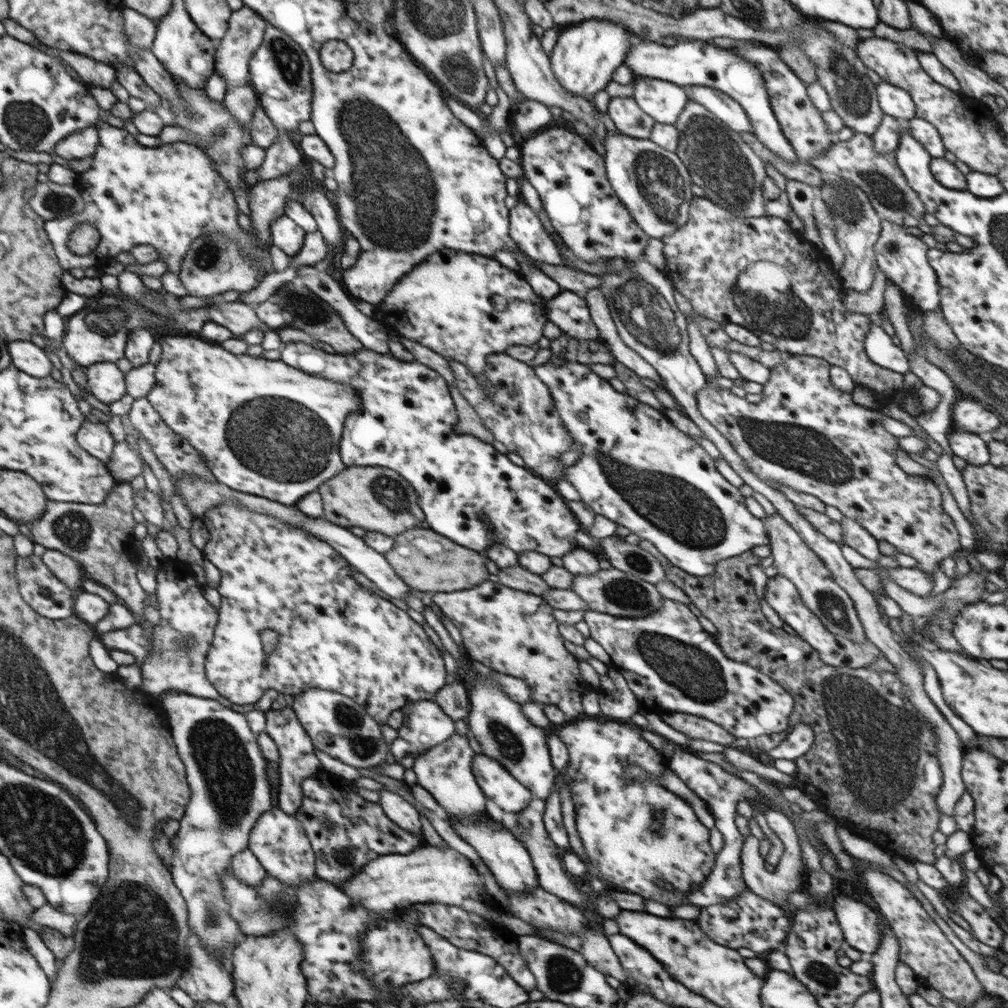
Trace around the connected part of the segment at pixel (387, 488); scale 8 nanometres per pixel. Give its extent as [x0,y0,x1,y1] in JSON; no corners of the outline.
[317,467,424,536]

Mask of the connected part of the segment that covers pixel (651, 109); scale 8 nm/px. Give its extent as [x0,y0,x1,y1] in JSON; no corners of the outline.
[633,77,689,125]

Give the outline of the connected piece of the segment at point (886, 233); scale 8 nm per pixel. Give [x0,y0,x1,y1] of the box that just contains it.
[874,220,940,312]

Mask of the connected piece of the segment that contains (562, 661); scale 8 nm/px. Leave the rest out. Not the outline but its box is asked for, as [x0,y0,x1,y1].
[432,582,591,718]

